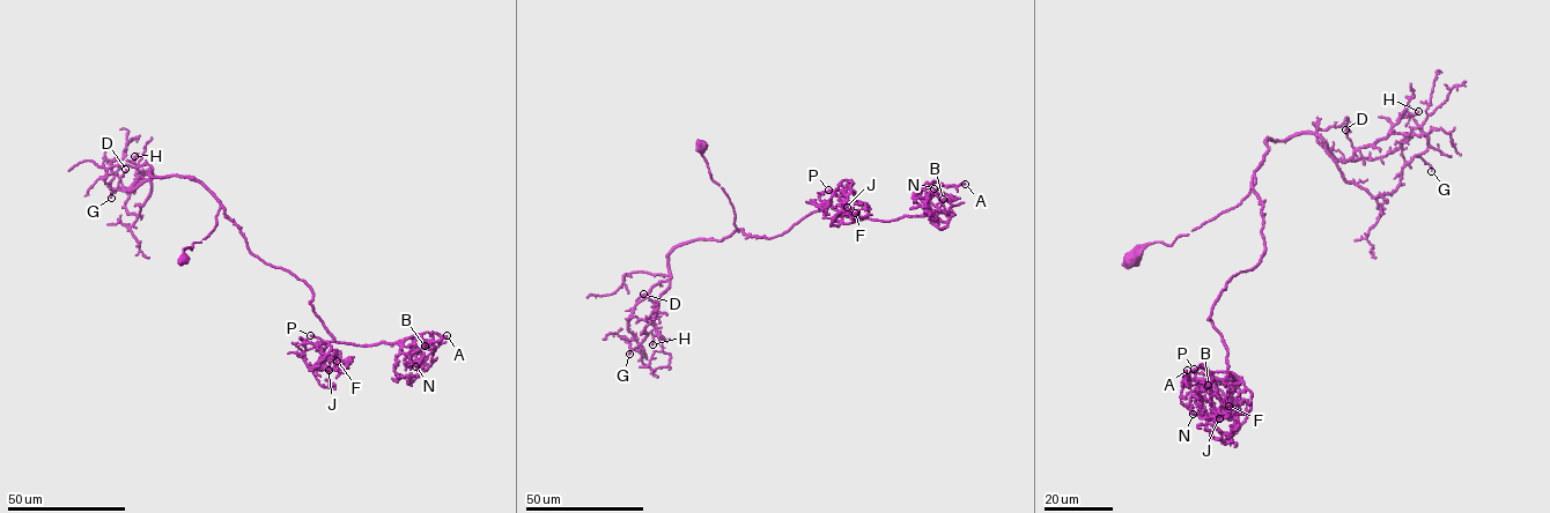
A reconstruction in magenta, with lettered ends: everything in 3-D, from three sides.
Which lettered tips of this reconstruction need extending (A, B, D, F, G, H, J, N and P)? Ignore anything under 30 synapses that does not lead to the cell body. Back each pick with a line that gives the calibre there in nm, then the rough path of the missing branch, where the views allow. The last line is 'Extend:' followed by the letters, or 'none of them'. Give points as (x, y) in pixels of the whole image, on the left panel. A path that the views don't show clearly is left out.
P: Thickness 300 nm. Course of what is missing: (310, 335), (282, 341)
Extend: P

